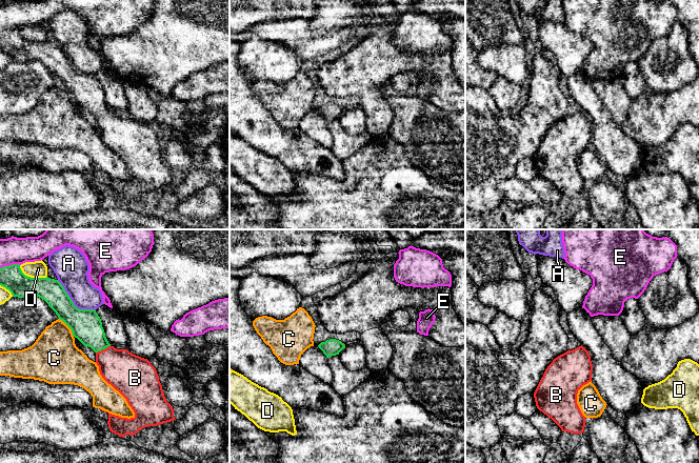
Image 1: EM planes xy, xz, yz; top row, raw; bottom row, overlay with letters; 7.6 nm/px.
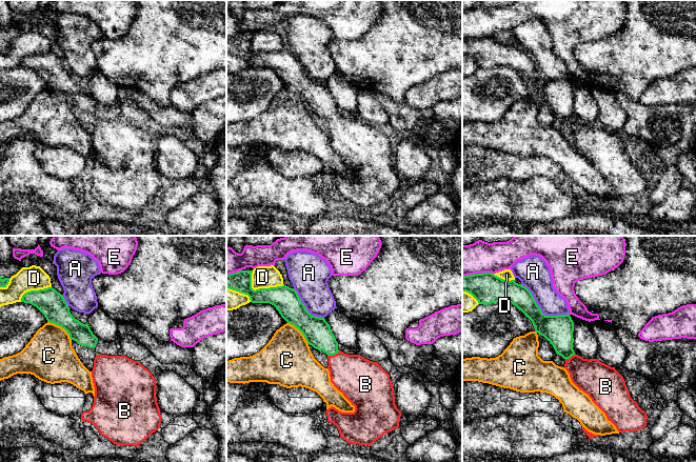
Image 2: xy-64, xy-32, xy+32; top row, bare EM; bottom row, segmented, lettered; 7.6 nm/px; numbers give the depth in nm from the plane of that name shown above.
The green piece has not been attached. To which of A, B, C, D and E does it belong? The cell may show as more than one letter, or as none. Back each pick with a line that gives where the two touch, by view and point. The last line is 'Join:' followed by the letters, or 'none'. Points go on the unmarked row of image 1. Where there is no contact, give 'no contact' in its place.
B: contact xy (102, 113)
Join: B

